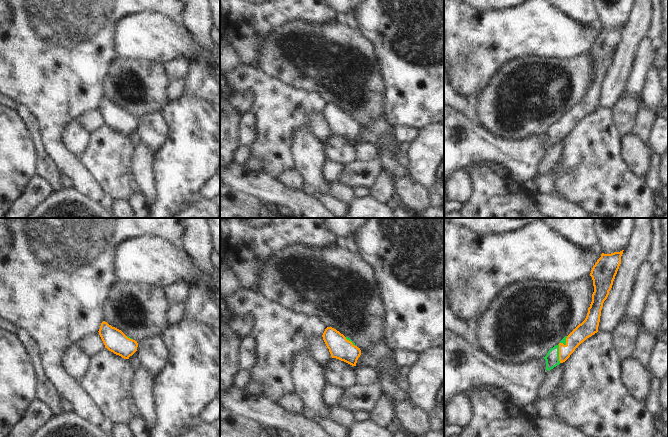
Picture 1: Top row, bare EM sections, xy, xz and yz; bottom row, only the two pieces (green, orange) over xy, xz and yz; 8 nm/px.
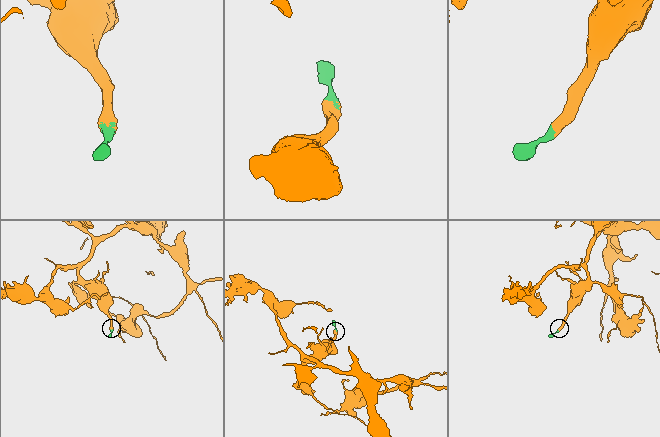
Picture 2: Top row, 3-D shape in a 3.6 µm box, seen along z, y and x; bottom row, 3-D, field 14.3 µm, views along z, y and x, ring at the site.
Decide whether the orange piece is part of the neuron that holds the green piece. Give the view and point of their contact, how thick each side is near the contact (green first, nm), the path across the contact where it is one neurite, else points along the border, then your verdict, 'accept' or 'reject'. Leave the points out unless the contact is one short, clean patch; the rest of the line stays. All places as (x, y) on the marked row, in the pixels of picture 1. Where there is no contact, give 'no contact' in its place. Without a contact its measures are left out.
contact yz (558, 347); calibres 110 and 130 nm; way yz (552, 358), (558, 352), (558, 347), (565, 347), (584, 330); accept

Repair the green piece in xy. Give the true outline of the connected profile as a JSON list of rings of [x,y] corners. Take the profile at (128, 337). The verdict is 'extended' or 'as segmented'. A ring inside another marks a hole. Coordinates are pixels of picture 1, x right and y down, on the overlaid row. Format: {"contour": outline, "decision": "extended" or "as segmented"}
{"contour": [[[105,321],[101,323],[98,332],[105,348],[124,359],[129,359],[137,351],[137,341],[126,336],[121,330],[112,327]]], "decision": "extended"}

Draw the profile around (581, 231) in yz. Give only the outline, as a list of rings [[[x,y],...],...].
[[[542,218],[562,237],[583,247],[601,252],[595,231],[595,218]]]

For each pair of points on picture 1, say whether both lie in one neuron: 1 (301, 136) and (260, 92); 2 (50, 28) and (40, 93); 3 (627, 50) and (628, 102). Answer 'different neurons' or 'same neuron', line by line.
1: different neurons
2: same neuron
3: different neurons

